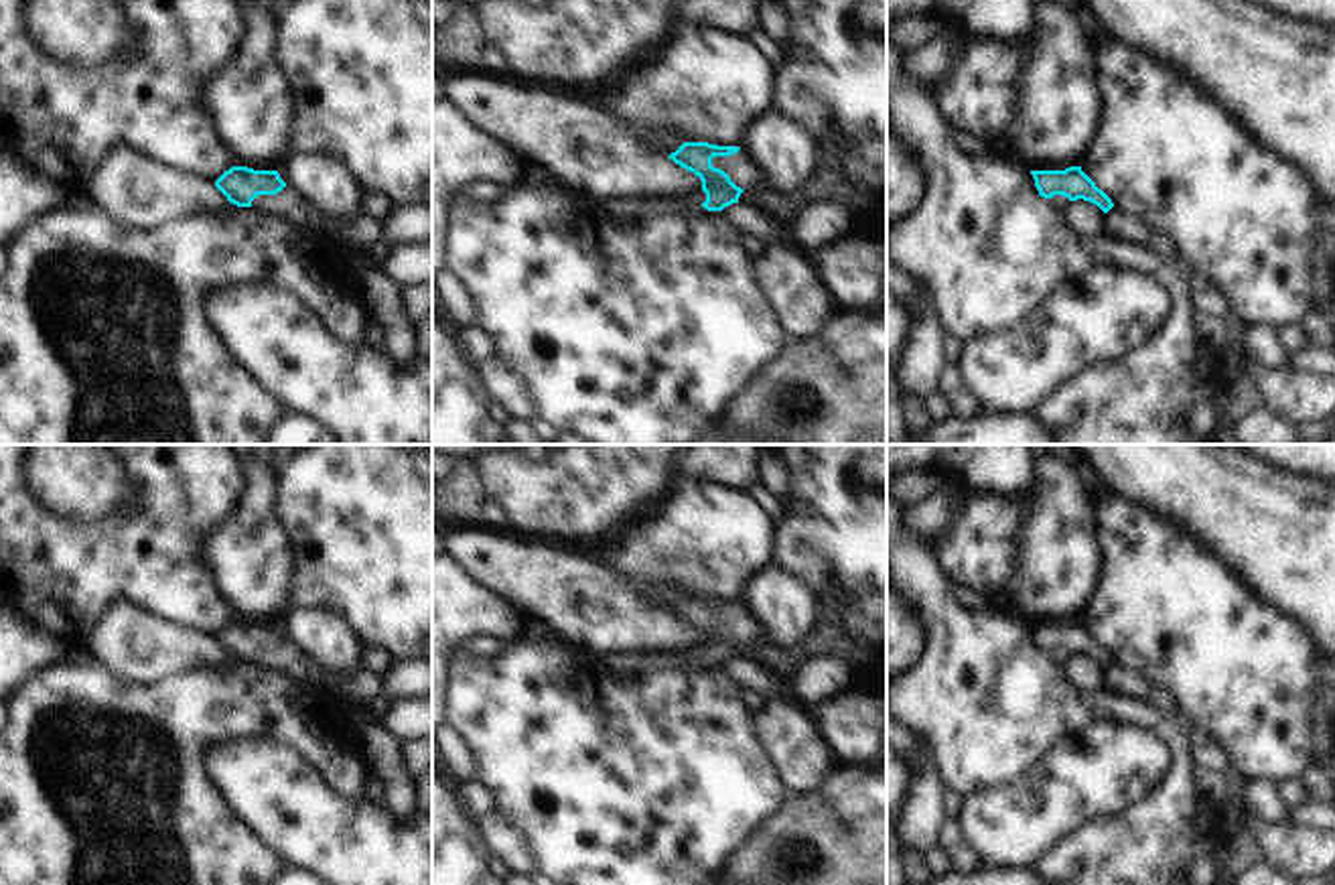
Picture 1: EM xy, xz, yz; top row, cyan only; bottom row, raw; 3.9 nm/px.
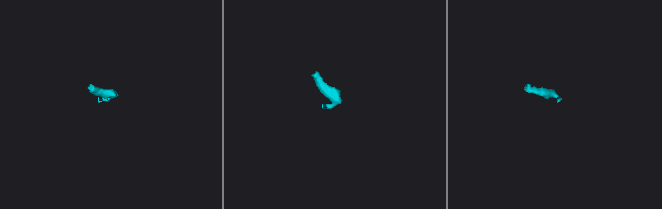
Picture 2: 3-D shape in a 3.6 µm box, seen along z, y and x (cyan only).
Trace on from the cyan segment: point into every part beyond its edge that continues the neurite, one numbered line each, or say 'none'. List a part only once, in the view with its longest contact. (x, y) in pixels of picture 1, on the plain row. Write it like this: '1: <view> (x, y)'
1: xz (741, 626)

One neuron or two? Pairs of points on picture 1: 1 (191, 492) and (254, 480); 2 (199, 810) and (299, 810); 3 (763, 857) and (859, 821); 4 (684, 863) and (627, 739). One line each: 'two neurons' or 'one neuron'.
1: two neurons
2: two neurons
3: one neuron
4: one neuron

